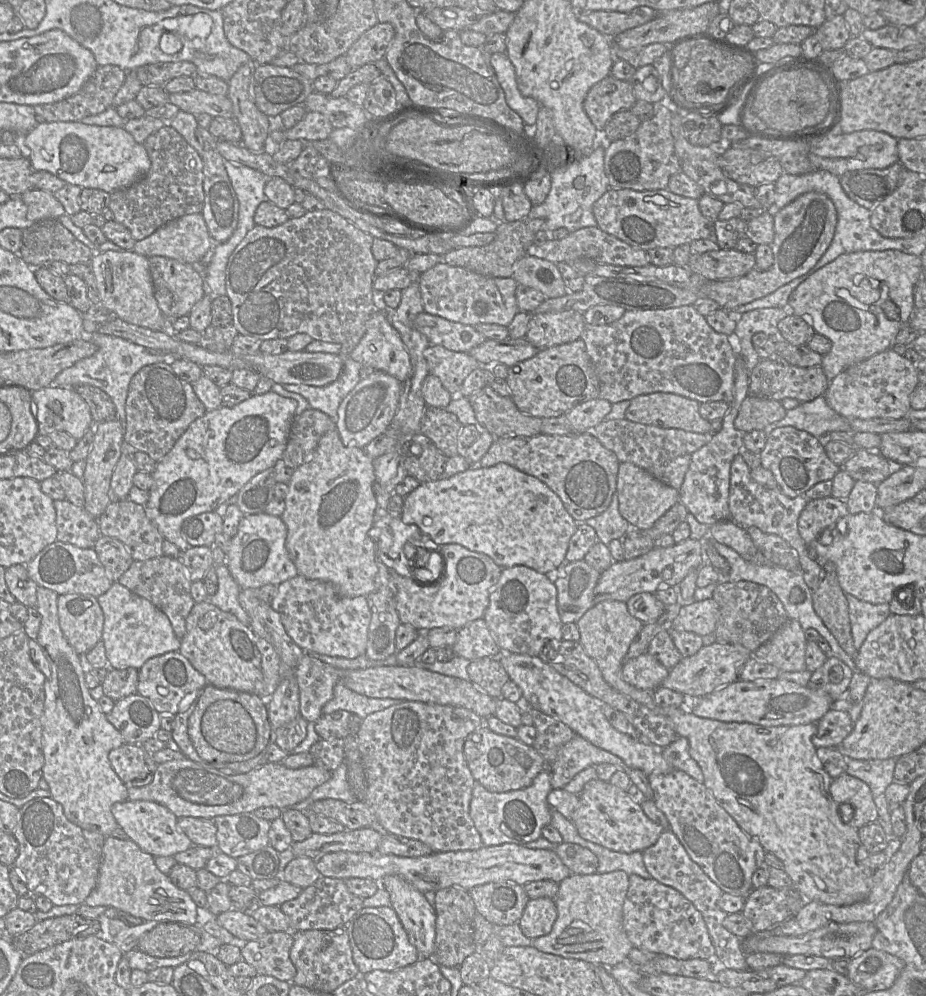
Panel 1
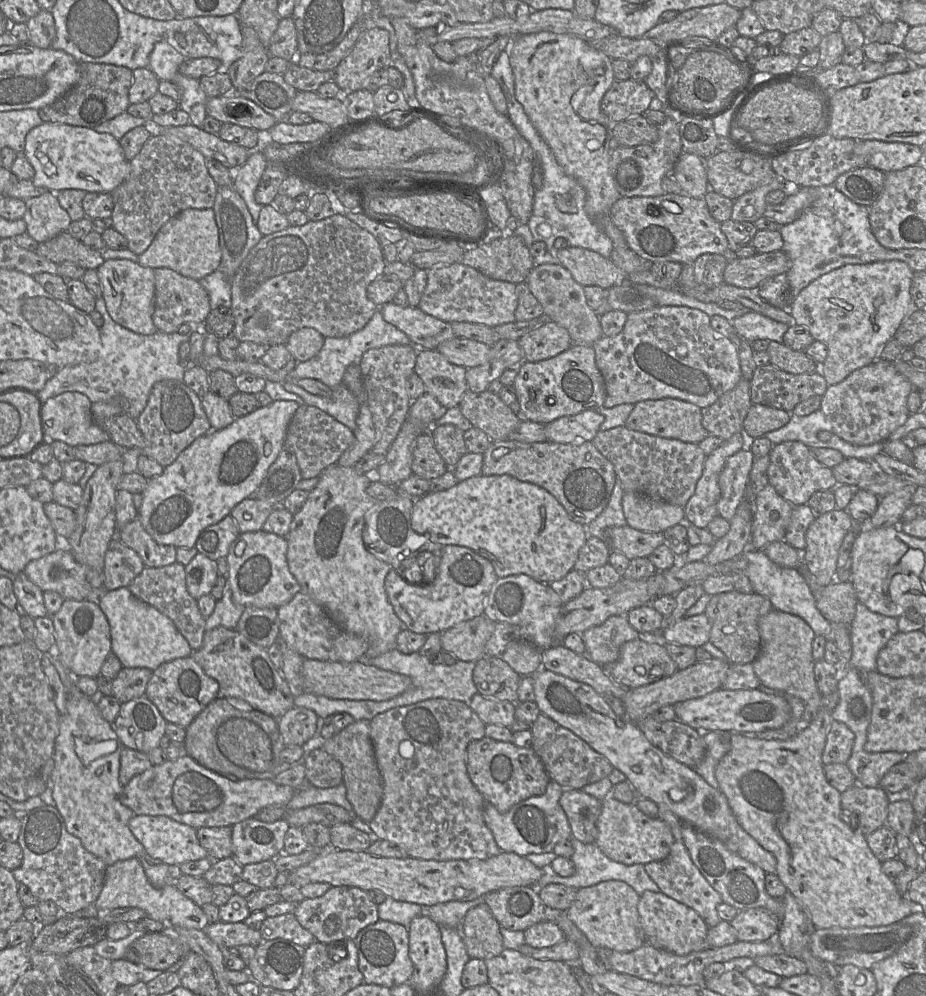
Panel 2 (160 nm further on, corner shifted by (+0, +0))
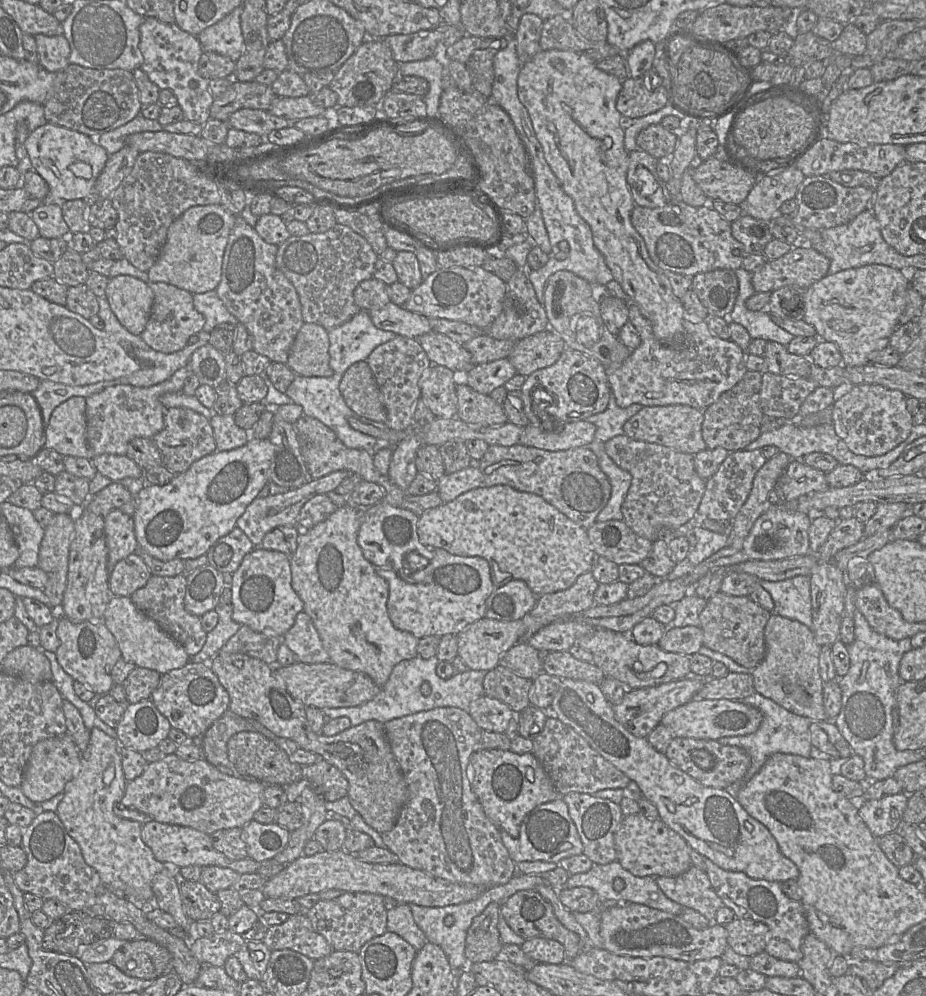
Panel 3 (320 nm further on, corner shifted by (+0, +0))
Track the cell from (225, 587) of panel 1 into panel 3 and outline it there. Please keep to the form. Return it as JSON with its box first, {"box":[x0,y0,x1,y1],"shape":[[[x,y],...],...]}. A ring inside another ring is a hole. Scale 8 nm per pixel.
{"box":[190,604,241,663],"shape":[[[232,604],[217,607],[215,610],[219,616],[218,623],[212,631],[207,633],[203,648],[199,653],[190,658],[191,662],[209,663],[241,626],[232,618]]]}

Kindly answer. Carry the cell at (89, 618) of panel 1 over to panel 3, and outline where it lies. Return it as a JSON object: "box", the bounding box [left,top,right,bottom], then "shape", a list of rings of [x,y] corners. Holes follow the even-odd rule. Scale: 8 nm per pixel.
{"box":[55,616,122,694],"shape":[[[63,616],[58,622],[57,636],[59,647],[55,654],[63,670],[95,694],[108,694],[114,685],[111,671],[117,661],[122,659],[122,654],[115,637],[104,622],[73,623]]]}

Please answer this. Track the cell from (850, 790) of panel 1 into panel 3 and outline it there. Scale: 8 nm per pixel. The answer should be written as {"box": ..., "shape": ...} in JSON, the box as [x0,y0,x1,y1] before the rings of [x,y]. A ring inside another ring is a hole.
{"box":[858,792,908,838],"shape":[[[904,792],[859,803],[858,814],[871,833],[880,838],[895,832],[902,823],[908,795]]]}

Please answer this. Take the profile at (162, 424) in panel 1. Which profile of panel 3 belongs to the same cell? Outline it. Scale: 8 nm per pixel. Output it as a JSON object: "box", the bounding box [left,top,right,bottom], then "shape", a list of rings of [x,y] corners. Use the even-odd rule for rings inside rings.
{"box":[152,407,218,474],"shape":[[[187,407],[166,409],[164,428],[152,440],[161,453],[163,466],[173,474],[185,472],[197,460],[218,451],[209,419]]]}

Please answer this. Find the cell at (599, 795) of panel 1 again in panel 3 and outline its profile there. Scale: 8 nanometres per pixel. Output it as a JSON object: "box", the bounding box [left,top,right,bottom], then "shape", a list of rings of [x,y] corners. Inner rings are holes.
{"box":[614,813,691,877],"shape":[[[640,813],[624,816],[614,836],[617,862],[637,877],[675,877],[691,866],[691,846],[660,818],[648,819]]]}

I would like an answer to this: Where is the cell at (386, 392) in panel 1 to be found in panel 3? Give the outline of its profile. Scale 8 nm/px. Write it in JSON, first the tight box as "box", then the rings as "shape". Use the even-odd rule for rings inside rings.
{"box":[236,470,349,547],"shape":[[[339,470],[324,477],[308,481],[303,486],[285,493],[255,498],[246,508],[245,512],[237,519],[236,525],[247,535],[255,547],[261,545],[264,536],[271,530],[280,526],[298,525],[298,516],[303,505],[315,495],[328,494],[334,491],[349,472]]]}

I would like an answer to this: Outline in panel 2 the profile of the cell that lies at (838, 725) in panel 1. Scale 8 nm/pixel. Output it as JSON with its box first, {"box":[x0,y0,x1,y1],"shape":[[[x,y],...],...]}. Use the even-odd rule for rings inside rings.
{"box":[822,720,855,764],"shape":[[[833,720],[822,753],[823,764],[846,764],[851,756],[855,735],[843,722]]]}

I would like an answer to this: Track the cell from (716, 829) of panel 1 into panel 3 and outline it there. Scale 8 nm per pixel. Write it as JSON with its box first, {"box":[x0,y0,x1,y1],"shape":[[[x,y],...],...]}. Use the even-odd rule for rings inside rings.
{"box":[704,856,810,963],"shape":[[[705,856],[704,862],[705,872],[723,904],[733,910],[737,918],[752,919],[769,927],[764,951],[777,959],[797,963],[802,958],[803,940],[810,933],[801,902],[788,898],[778,882],[753,879],[743,872],[724,870]]]}

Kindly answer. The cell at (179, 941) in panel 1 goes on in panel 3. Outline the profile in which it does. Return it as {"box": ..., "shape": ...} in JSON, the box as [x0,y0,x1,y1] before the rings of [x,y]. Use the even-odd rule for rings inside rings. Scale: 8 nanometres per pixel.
{"box":[111,937,171,980],"shape":[[[137,937],[120,947],[111,962],[127,976],[149,980],[163,976],[171,959],[171,953],[158,942]]]}

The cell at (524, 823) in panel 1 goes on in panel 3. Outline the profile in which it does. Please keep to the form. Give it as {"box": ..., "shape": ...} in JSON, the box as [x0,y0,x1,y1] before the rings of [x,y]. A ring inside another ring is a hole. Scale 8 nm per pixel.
{"box":[500,797,583,863],"shape":[[[562,797],[541,804],[528,813],[520,825],[519,836],[514,838],[500,830],[501,840],[510,858],[515,862],[543,861],[559,863],[562,859],[583,853],[583,845],[568,807]]]}

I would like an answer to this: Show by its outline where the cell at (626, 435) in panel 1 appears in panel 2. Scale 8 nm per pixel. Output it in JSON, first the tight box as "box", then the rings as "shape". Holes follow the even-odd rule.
{"box":[592,426,707,507],"shape":[[[617,426],[599,430],[592,440],[597,450],[614,466],[624,492],[685,507],[693,496],[707,455],[698,444],[664,438]]]}

